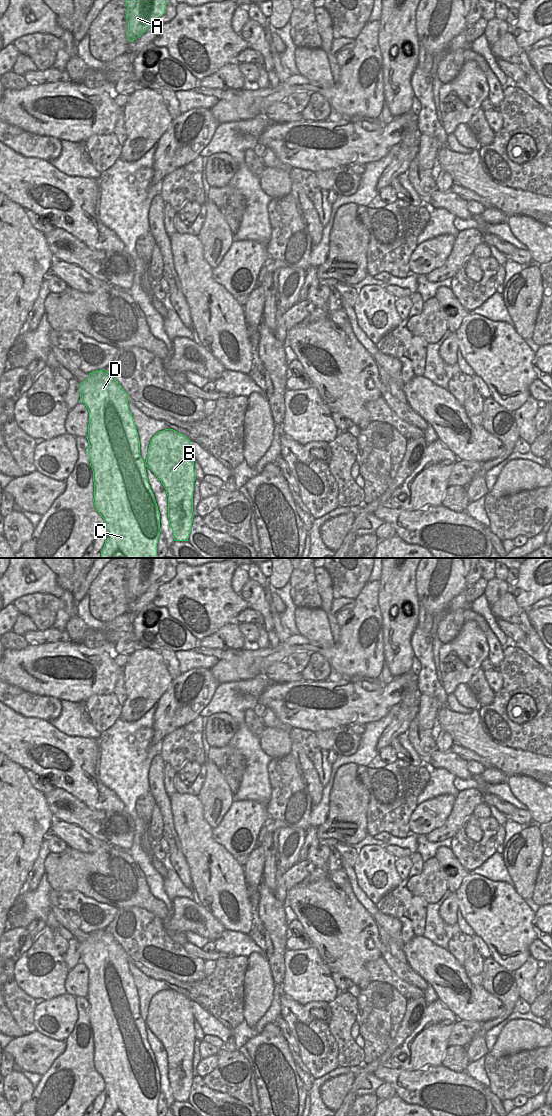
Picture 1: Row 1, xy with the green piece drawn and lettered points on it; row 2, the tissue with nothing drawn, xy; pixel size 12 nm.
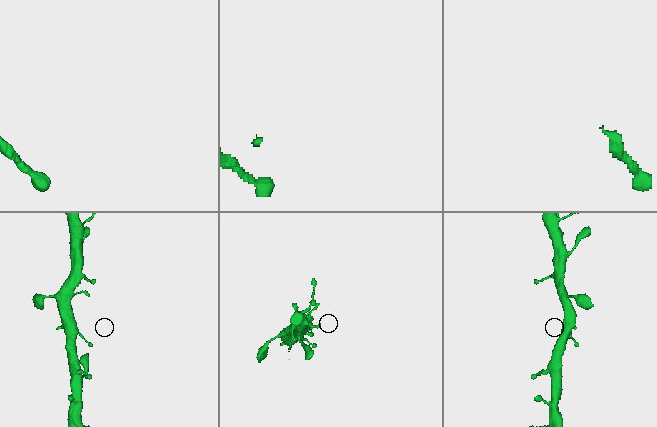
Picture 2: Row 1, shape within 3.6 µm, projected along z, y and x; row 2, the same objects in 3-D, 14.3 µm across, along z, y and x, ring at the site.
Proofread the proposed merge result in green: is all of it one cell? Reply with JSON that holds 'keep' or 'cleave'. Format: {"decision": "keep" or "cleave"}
{"decision": "keep"}

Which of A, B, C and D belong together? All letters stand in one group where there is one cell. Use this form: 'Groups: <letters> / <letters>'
Groups: A B C D

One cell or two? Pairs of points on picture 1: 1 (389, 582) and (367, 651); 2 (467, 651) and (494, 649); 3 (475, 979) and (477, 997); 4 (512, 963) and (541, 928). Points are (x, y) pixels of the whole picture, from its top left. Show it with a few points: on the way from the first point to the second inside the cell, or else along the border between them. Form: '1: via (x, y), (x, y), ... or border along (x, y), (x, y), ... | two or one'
1: border along (378, 588), (378, 607), (381, 616), (382, 634) | two
2: border along (479, 628), (487, 642), (488, 657) | two
3: border along (462, 966), (467, 978), (473, 984), (481, 985) | two
4: border along (534, 913), (533, 931), (537, 938) | two

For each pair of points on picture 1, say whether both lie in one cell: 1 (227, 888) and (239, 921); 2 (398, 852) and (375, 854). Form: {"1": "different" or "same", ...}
{"1": "same", "2": "different"}

